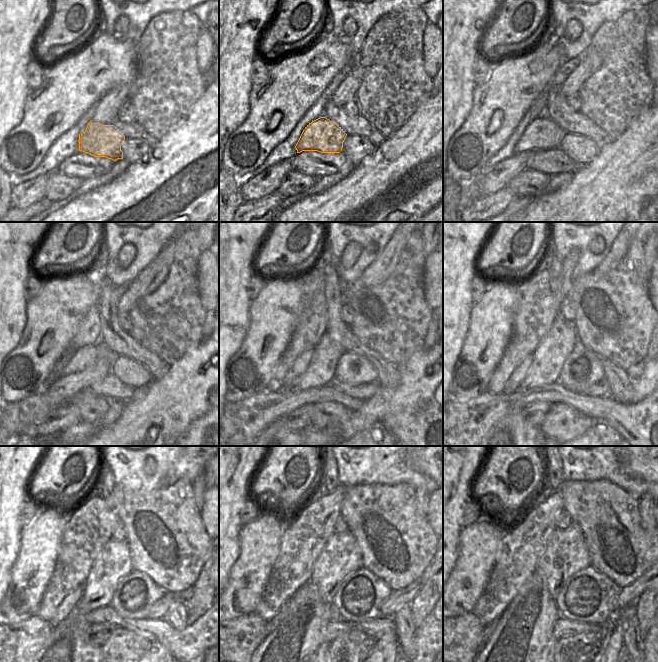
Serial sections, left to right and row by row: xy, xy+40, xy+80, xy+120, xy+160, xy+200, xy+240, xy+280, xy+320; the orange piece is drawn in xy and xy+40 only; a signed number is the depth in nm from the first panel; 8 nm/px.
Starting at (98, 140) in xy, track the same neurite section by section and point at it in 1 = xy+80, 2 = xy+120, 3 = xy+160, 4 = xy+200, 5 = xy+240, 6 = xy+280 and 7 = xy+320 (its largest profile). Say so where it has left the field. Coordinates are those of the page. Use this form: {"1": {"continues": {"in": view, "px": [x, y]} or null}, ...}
{"1": {"continues": {"in": "xy+80", "px": [542, 134]}}, "2": {"continues": {"in": "xy+120", "px": [83, 358]}}, "3": {"continues": {"in": "xy+160", "px": [302, 362]}}, "4": {"continues": {"in": "xy+200", "px": [514, 382]}}, "5": {"continues": {"in": "xy+240", "px": [67, 605]}}, "6": {"continues": {"in": "xy+280", "px": [271, 624]}}, "7": {"continues": {"in": "xy+320", "px": [488, 629]}}}

